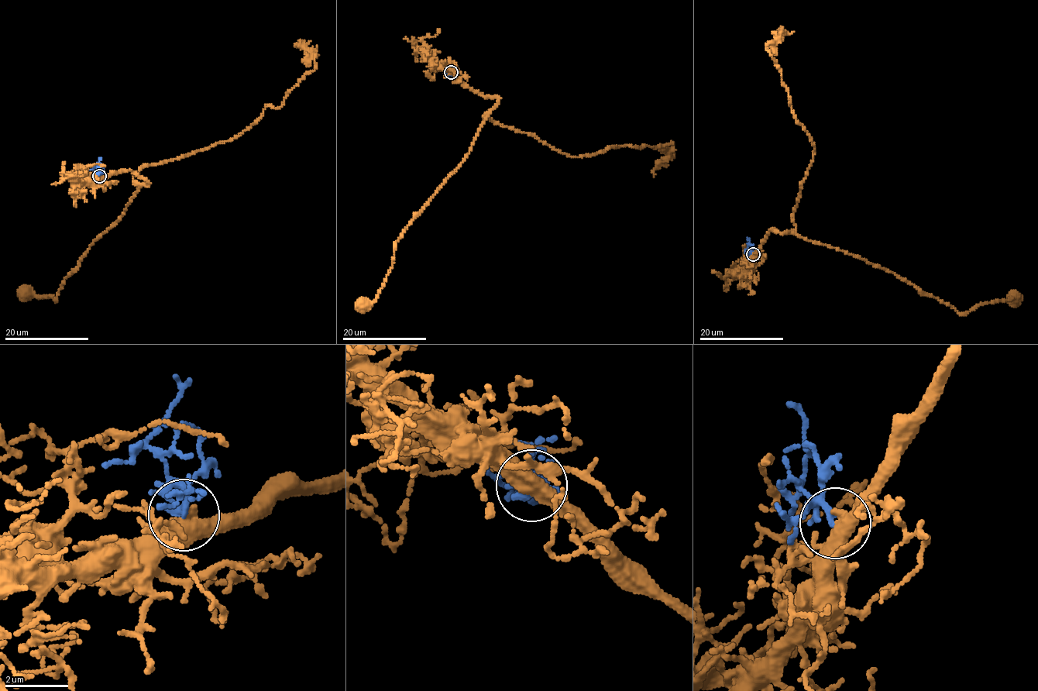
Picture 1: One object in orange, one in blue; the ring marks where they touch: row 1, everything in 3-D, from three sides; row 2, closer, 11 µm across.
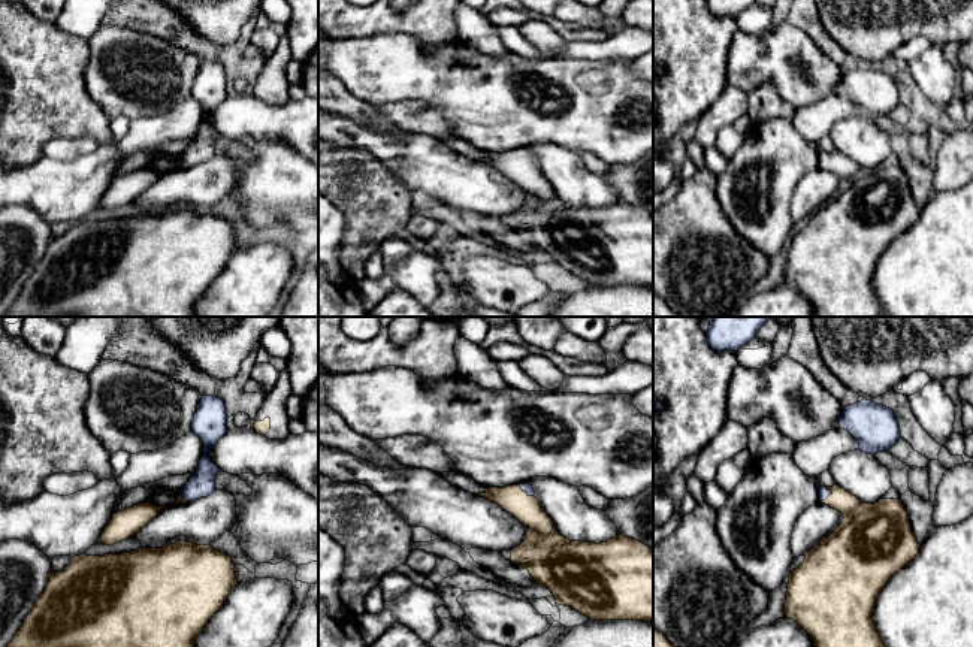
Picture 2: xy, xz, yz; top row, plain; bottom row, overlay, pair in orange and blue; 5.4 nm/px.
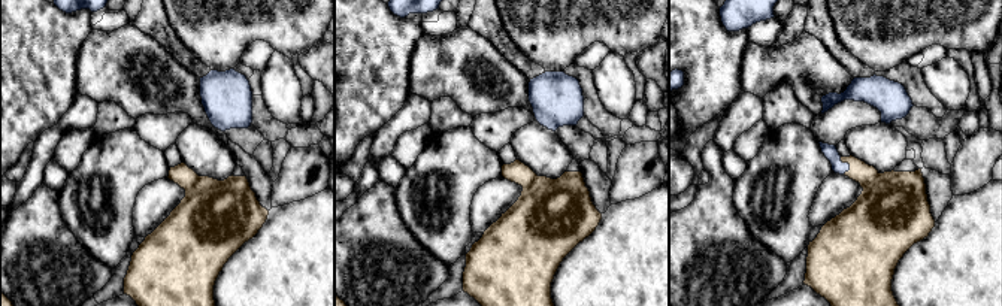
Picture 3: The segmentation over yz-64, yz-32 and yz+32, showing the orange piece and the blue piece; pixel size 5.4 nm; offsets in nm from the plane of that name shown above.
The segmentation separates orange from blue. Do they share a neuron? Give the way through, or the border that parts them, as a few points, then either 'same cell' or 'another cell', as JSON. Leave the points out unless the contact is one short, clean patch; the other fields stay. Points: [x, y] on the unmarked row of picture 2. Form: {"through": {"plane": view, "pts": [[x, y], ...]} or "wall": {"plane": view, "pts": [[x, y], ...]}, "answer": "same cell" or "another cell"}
{"through": {"plane": "yz", "pts": [[864, 190], [837, 163], [827, 163], [824, 159]]}, "answer": "same cell"}

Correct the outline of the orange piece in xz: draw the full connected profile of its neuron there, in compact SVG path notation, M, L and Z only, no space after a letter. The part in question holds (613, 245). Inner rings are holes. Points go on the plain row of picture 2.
M526 146L505 152L490 152L478 161L498 169L529 193L523 208L513 214L511 227L522 230L537 248L546 251L553 259L557 270L571 272L590 285L644 285L653 288L653 214L620 199L601 209L566 205L556 196L553 185L541 173L532 151Z

